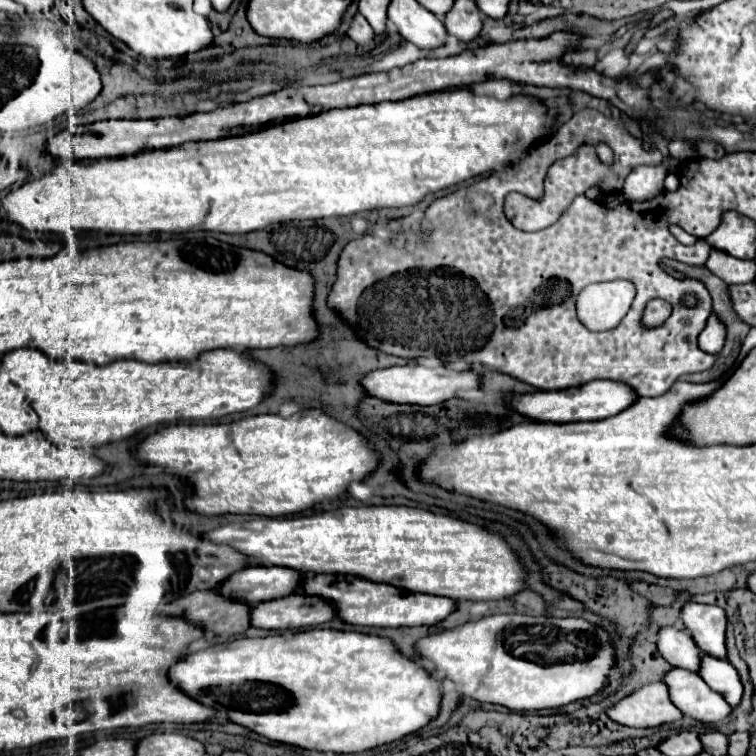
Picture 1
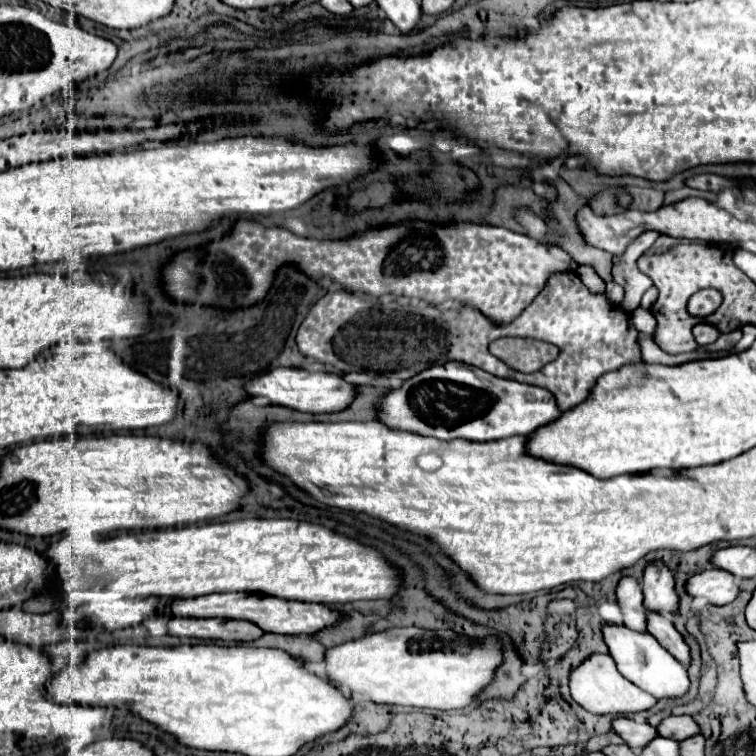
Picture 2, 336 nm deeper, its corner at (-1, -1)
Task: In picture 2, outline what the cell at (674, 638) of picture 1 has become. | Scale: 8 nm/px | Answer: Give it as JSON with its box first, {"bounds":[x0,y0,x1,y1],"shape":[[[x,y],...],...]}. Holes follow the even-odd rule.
{"bounds":[616,577,648,633],"shape":[[[624,577],[618,583],[616,595],[618,595],[618,605],[622,609],[622,615],[624,615],[624,625],[632,631],[646,633],[648,613],[646,613],[646,607],[642,603],[644,601],[642,585],[632,577]]]}

